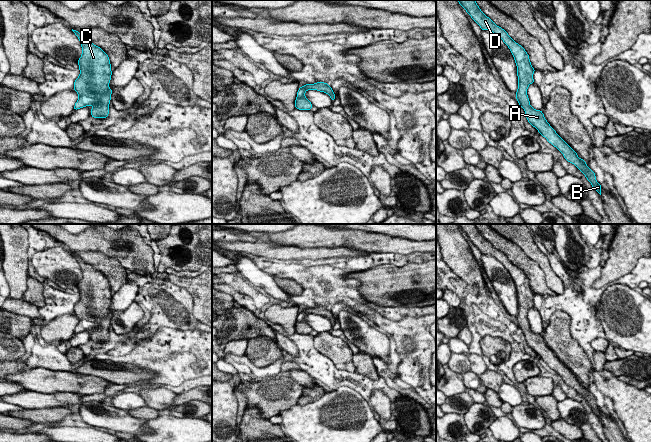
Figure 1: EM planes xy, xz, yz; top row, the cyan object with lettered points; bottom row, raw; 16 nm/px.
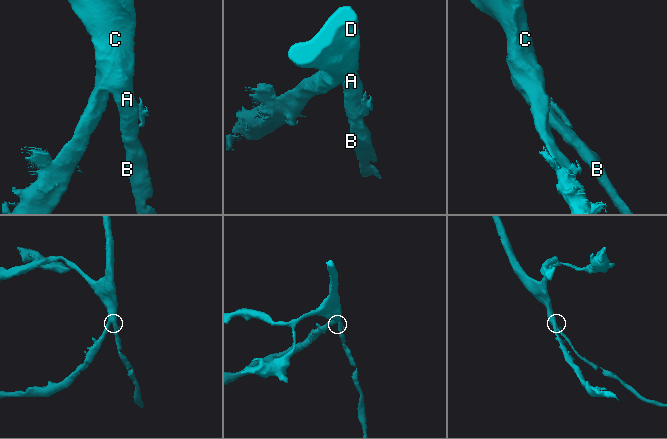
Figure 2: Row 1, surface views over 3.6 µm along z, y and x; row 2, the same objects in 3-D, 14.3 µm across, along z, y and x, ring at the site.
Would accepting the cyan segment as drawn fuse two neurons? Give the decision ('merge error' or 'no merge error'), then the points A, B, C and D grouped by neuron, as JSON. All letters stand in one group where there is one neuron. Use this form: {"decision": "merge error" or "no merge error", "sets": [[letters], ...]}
{"decision": "no merge error", "sets": [["A", "B", "C", "D"]]}

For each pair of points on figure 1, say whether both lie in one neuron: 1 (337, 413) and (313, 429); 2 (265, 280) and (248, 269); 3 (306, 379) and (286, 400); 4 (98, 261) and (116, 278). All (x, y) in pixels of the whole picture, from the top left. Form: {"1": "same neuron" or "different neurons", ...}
{"1": "same neuron", "2": "same neuron", "3": "different neurons", "4": "same neuron"}

